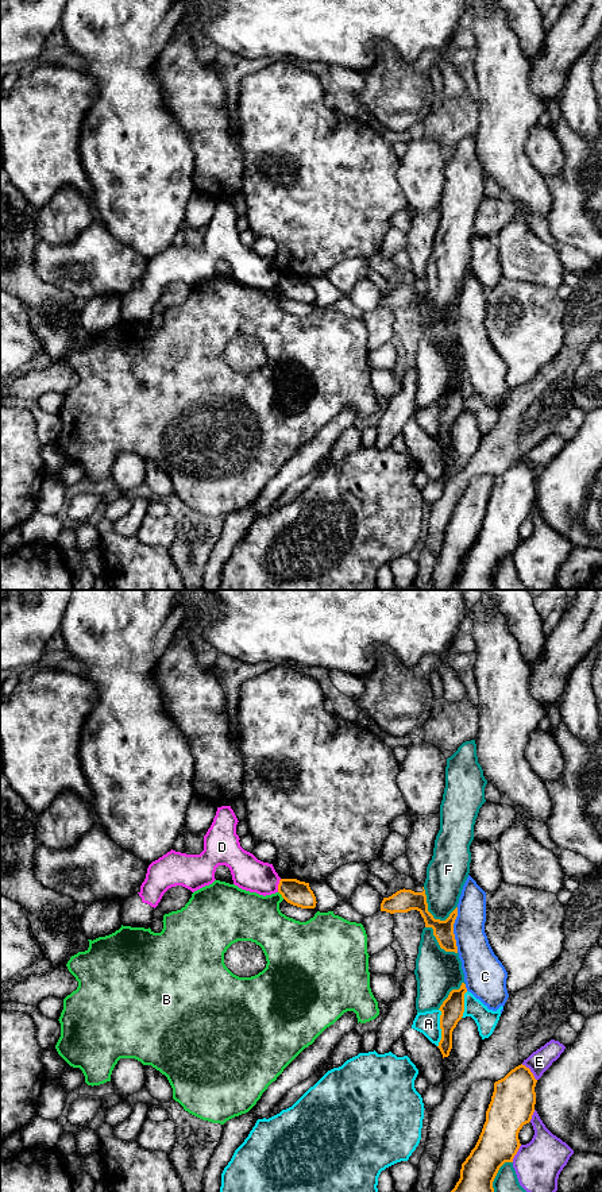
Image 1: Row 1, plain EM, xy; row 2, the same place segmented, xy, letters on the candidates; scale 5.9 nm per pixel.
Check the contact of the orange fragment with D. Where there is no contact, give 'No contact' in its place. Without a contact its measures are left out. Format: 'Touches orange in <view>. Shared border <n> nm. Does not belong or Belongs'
Touches orange in xy. Shared border 80 nm. Does not belong

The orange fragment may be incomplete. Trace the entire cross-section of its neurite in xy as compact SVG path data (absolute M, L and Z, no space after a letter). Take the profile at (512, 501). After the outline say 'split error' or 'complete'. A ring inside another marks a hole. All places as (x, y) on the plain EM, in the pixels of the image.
M522 459L494 478L479 535L448 590L495 590L493 576L505 558L513 558L521 541L518 528L535 508L536 478L530 464Z; complete

